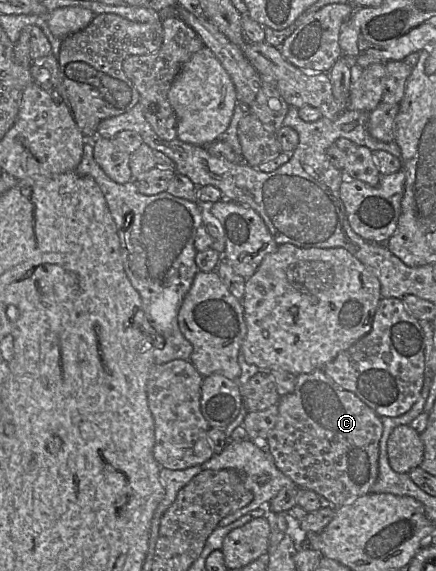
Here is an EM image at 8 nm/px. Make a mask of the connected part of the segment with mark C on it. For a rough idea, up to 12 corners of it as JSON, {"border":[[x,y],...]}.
{"border":[[323,369],[267,436],[276,467],[335,508],[370,492],[382,423]]}

